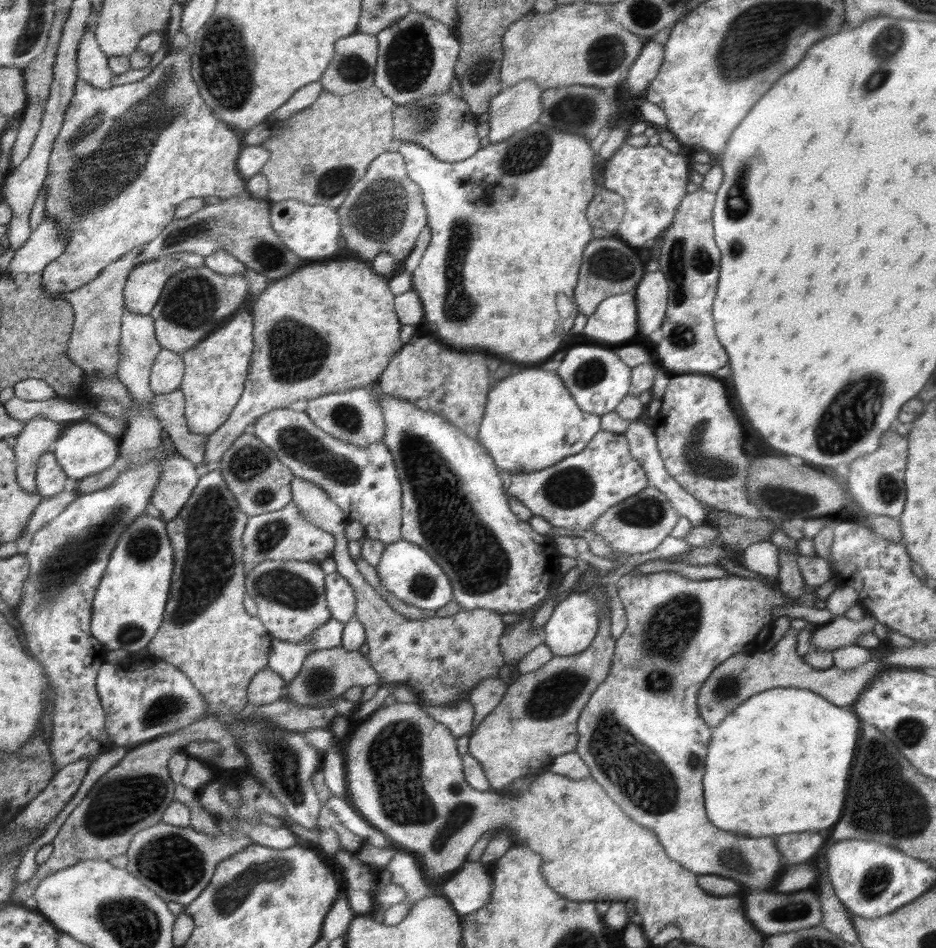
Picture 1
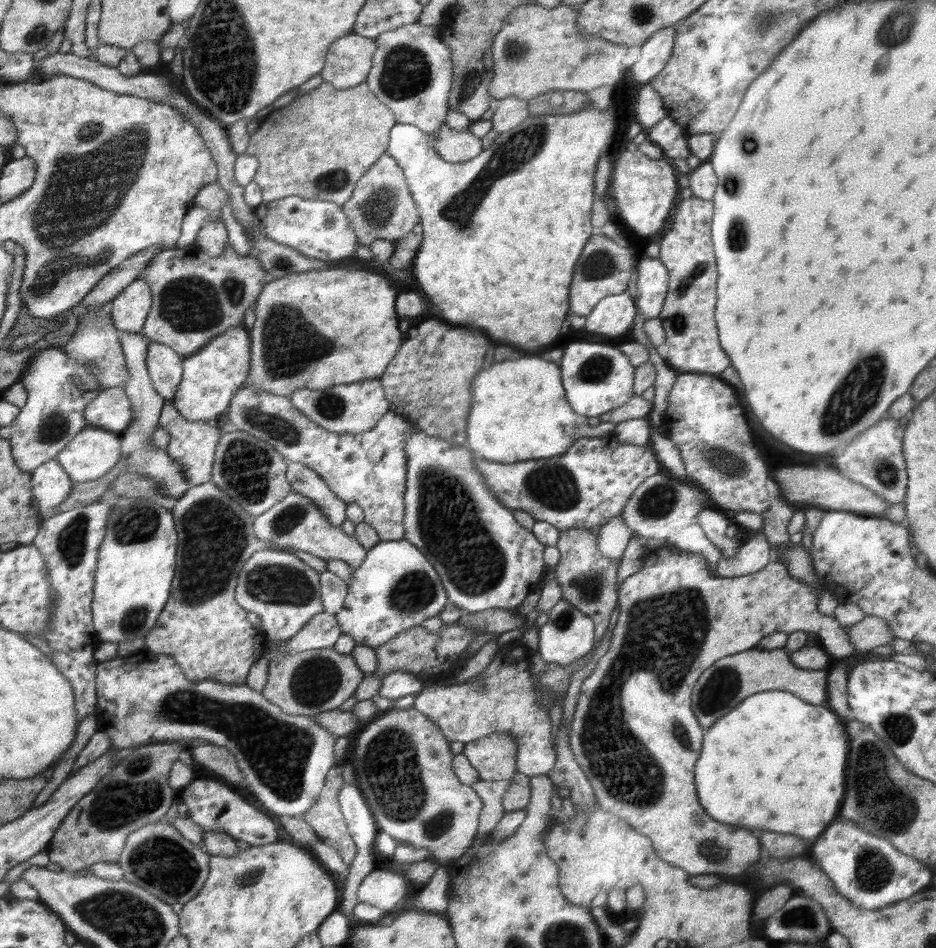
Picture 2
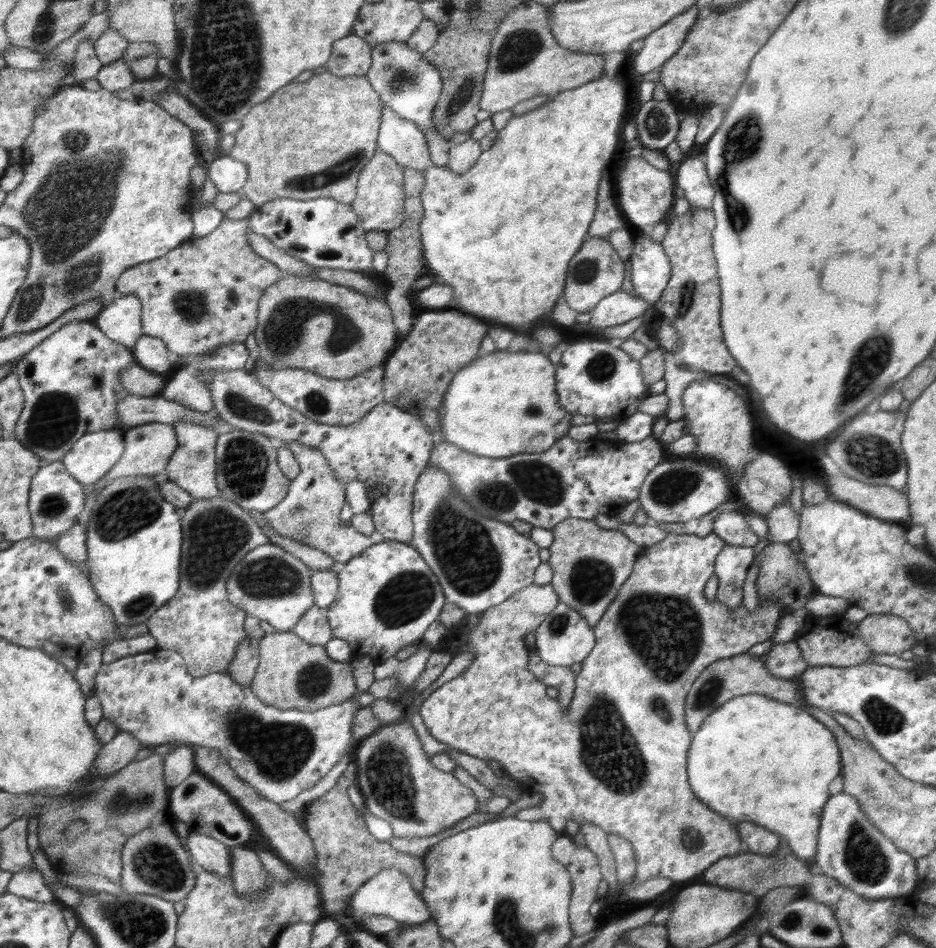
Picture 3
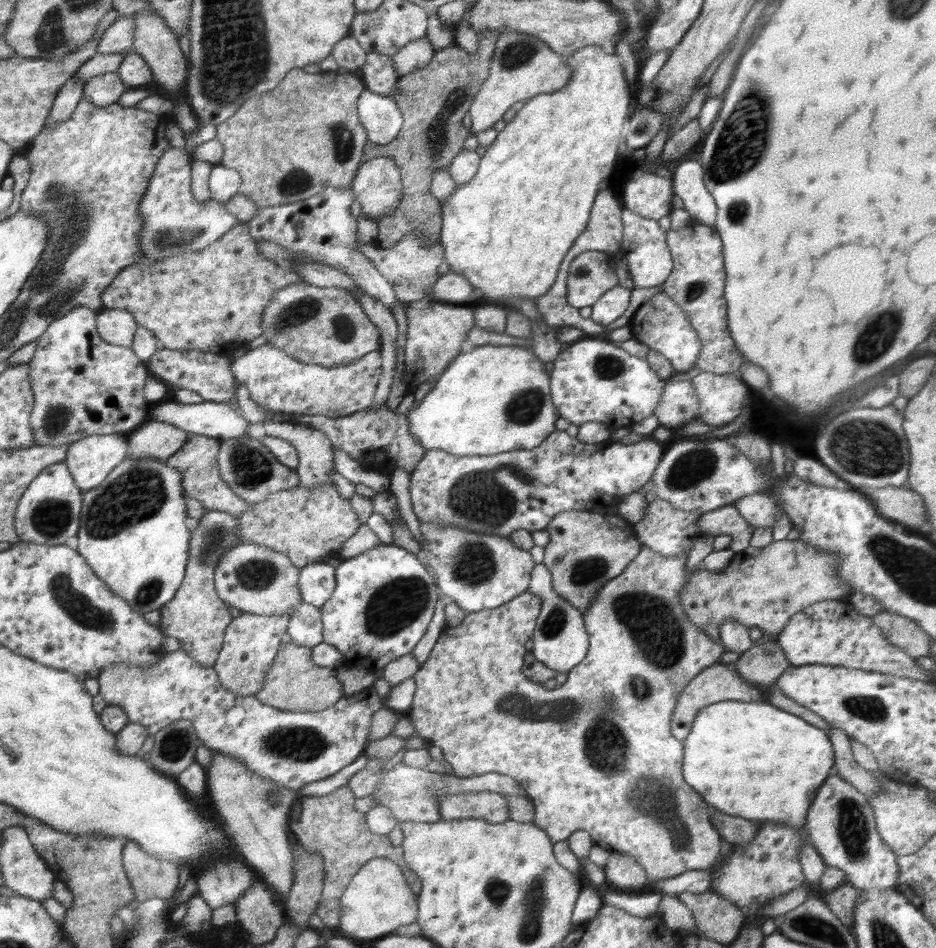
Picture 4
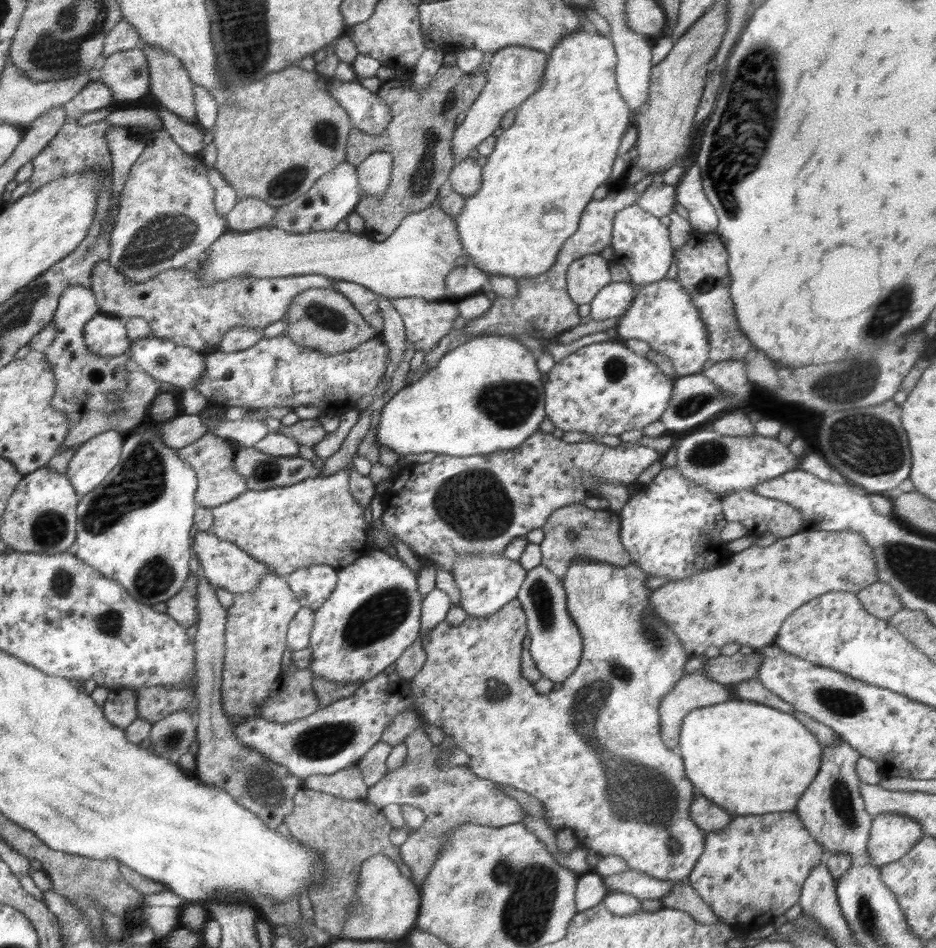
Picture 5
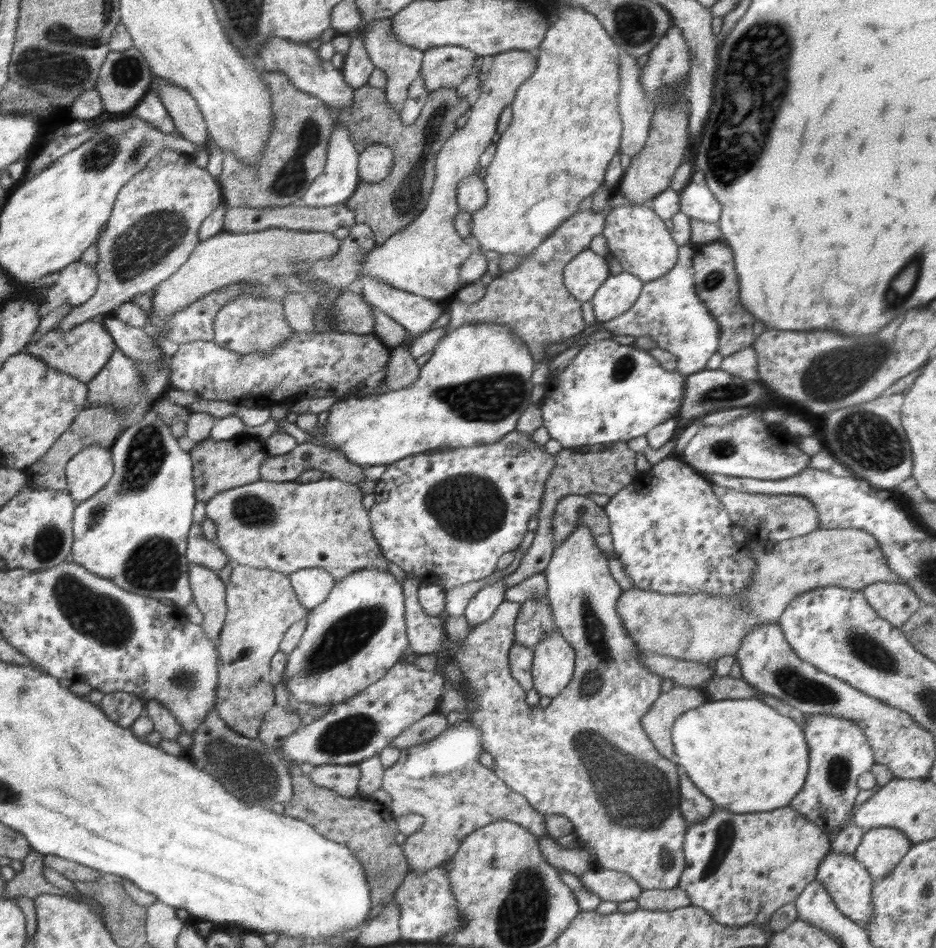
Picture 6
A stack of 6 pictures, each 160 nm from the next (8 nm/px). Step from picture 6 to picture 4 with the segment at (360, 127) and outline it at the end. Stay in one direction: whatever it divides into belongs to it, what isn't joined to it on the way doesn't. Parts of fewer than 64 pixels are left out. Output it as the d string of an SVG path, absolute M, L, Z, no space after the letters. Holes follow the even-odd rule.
M497 30L483 32L477 51L471 54L453 43L436 52L420 70L401 76L400 93L393 99L405 117L404 128L388 144L367 142L364 148L364 161L388 157L398 162L398 166L402 166L401 182L406 182L406 202L402 202L402 210L398 210L398 214L374 220L379 230L375 244L380 248L392 249L405 234L412 232L428 242L426 246L439 240L443 221L442 204L432 194L433 174L439 168L449 166L452 159L462 152L464 141L471 134L471 129L464 127L462 119L488 78L499 36Z

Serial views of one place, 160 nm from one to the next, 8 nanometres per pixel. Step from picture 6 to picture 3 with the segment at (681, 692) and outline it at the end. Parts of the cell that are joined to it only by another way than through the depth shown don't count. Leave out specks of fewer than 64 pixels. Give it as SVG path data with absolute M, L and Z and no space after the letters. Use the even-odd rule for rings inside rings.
M746 652L713 662L698 675L685 698L684 714L687 730L693 735L705 721L705 718L710 716L719 706L733 698L756 693L800 707L806 704L801 695L801 686L797 677L776 678L764 666L762 657L749 655Z

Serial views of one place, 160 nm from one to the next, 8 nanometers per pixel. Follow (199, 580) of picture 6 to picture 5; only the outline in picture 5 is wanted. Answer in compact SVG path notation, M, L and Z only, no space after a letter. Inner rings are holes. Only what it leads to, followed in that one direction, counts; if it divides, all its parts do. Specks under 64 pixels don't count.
M201 577L198 586L198 611L200 620L195 636L197 651L195 690L198 697L196 712L196 739L198 753L195 756L196 777L203 783L225 790L246 810L260 817L270 830L278 828L282 818L296 808L292 802L294 792L299 793L302 779L290 774L284 766L269 760L266 755L242 744L235 733L234 723L225 715L221 702L221 682L224 680L225 629L228 625L228 610L216 597L215 588Z

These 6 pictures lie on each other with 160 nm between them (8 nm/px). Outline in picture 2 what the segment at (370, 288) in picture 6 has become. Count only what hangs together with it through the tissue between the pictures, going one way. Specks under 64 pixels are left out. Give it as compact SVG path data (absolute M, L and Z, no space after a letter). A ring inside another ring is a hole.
M427 319L418 324L379 377L390 410L411 426L421 428L426 435L465 445L472 402L471 382L485 369L484 356L490 345L482 332L450 326L441 319Z

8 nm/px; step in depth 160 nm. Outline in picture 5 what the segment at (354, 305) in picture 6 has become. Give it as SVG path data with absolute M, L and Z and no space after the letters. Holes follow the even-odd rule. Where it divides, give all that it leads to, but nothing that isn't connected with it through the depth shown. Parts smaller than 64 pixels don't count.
M312 288L302 292L290 303L284 320L288 322L288 329L282 335L288 335L295 343L310 350L330 356L349 353L350 350L356 350L358 345L380 335L374 326L362 319L360 311L348 298L332 288Z

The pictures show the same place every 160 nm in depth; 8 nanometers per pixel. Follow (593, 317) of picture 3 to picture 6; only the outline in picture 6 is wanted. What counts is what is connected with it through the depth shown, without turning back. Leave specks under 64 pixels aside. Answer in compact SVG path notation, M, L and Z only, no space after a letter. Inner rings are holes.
M624 271L610 275L589 301L592 303L596 322L606 323L624 314L636 303L643 283L635 274Z

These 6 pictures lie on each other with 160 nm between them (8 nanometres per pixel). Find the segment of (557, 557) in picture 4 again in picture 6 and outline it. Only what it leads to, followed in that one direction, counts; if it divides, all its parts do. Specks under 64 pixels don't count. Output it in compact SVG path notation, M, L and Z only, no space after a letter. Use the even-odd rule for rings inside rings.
M568 495L557 502L551 529L553 546L557 547L578 525L584 525L593 534L595 545L606 553L613 554L610 521L602 506L592 502L587 495Z

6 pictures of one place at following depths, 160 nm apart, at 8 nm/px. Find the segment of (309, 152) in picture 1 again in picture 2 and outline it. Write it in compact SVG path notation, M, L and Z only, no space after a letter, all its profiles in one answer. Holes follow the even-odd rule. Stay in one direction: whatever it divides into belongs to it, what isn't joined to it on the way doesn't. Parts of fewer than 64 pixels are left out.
M323 82L312 92L296 97L282 108L270 109L258 118L244 152L255 156L259 162L252 181L261 188L264 203L296 195L307 199L326 199L342 206L353 196L353 190L365 172L387 152L391 130L396 124L392 109L370 91L366 82L346 90L338 90Z

